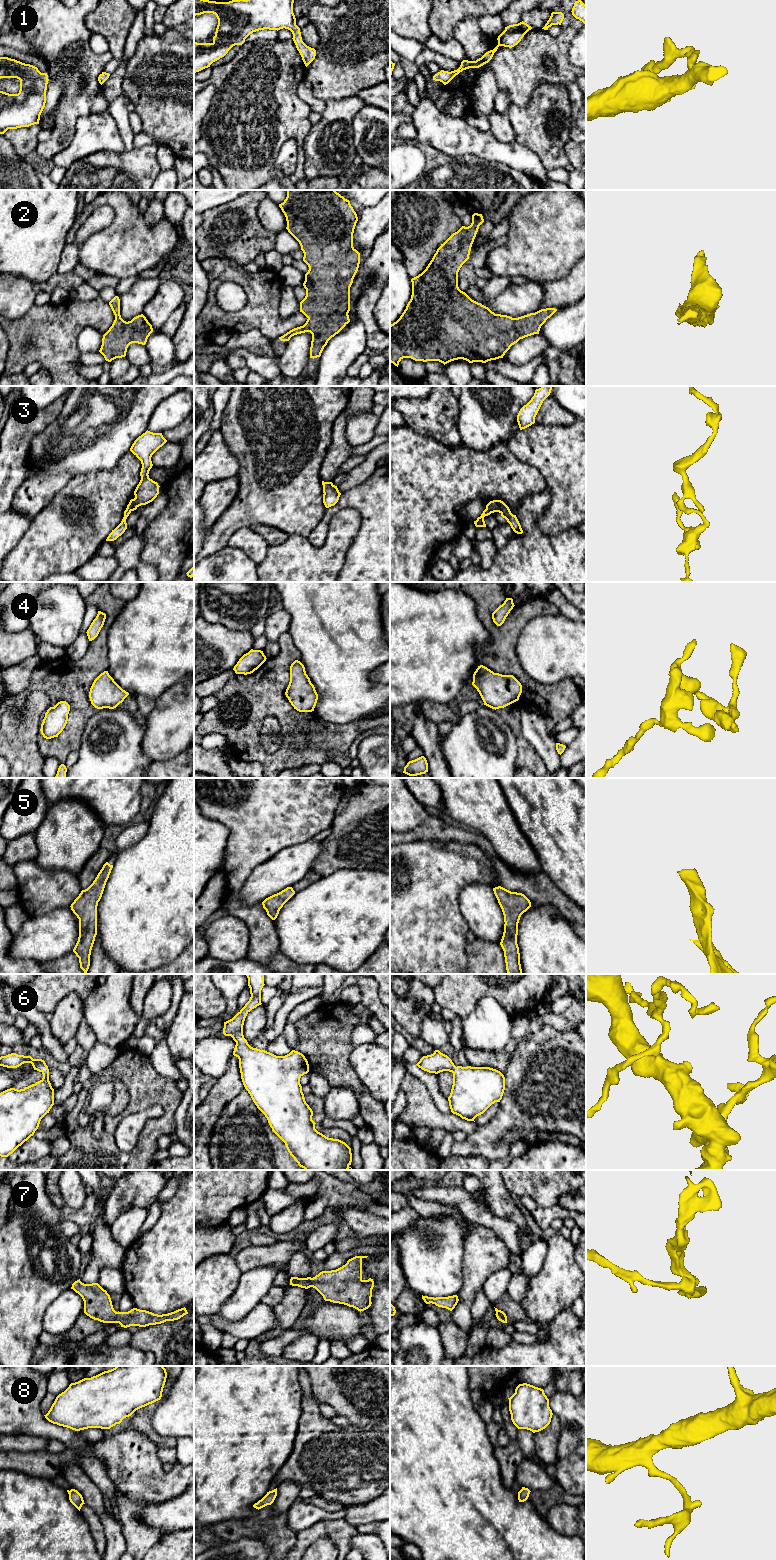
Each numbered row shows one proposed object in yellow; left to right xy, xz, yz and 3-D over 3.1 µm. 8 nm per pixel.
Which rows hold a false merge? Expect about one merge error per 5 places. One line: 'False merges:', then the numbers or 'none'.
False merges: none

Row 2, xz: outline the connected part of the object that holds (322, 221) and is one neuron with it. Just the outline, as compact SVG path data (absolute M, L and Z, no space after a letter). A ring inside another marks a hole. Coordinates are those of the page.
M335 190L286 191L287 197L283 203L279 204L279 207L286 217L286 229L299 242L304 253L303 261L309 267L303 283L306 289L306 296L300 302L300 312L308 319L303 326L290 330L279 339L281 341L289 341L294 335L310 332L312 334L310 358L314 359L321 356L328 341L350 322L348 315L350 311L350 287L360 264L360 253L353 247L353 233L358 217L350 201Z

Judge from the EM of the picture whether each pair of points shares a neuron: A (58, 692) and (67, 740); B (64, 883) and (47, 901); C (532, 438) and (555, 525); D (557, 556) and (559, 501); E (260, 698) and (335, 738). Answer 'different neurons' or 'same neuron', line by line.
A: same neuron
B: same neuron
C: same neuron
D: different neurons
E: same neuron

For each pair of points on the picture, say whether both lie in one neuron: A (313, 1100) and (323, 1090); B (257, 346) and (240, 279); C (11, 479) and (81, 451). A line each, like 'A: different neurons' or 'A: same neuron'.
A: different neurons
B: different neurons
C: different neurons

